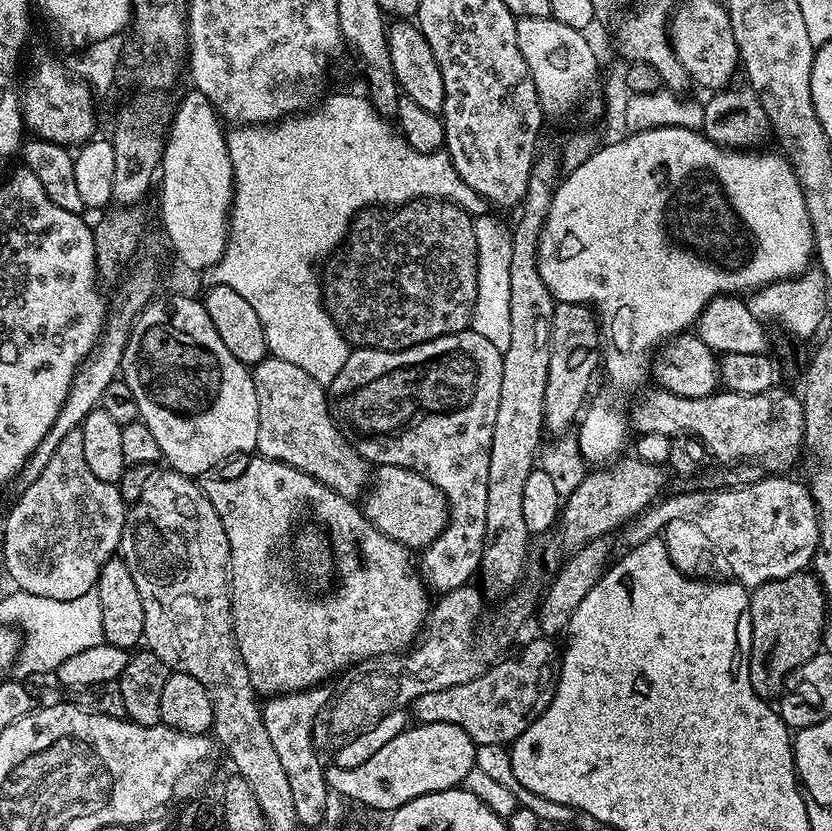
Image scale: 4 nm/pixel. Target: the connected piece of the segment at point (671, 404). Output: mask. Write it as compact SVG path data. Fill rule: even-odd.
M663 390L655 391L645 391L645 396L633 406L630 411L631 427L640 434L662 434L669 438L695 436L704 443L704 449L713 461L739 465L741 462L756 462L752 460L788 460L804 444L804 405L799 395L791 396L788 392L777 390L758 394L717 390L706 398L682 398Z

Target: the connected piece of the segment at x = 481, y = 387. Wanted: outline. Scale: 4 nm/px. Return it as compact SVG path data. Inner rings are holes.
M471 330L434 338L430 342L422 342L418 346L410 346L397 352L387 352L381 348L356 348L349 351L346 366L342 366L342 370L338 370L338 378L334 378L334 382L330 386L330 404L334 409L334 415L346 429L352 447L356 449L356 453L363 460L368 461L372 466L393 464L420 472L427 480L434 482L434 486L438 486L438 490L442 490L442 494L448 500L449 522L444 528L444 533L433 544L423 549L418 556L419 571L423 575L425 585L433 593L447 594L453 592L455 588L463 588L471 581L468 579L471 576L475 577L480 571L480 559L484 553L484 539L486 538L486 482L490 478L490 438L494 438L494 417L498 414L498 398L501 394L502 353L482 334Z

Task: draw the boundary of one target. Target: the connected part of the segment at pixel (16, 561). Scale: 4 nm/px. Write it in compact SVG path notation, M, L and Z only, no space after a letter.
M70 430L54 450L46 470L23 489L16 505L4 520L4 568L15 587L28 594L54 599L79 598L96 587L96 579L106 562L120 547L126 503L117 485L94 478L86 463L82 430Z

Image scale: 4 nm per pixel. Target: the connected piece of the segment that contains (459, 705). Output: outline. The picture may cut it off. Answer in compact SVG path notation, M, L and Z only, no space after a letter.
M539 638L532 640L520 653L516 660L501 659L491 665L487 672L483 672L478 678L470 682L462 682L458 686L450 686L446 690L434 690L431 694L422 694L413 700L410 712L419 723L453 723L460 726L479 745L511 745L530 726L530 722L537 720L550 706L550 702L556 693L556 687L560 681L561 649L556 648L557 641L552 638Z

